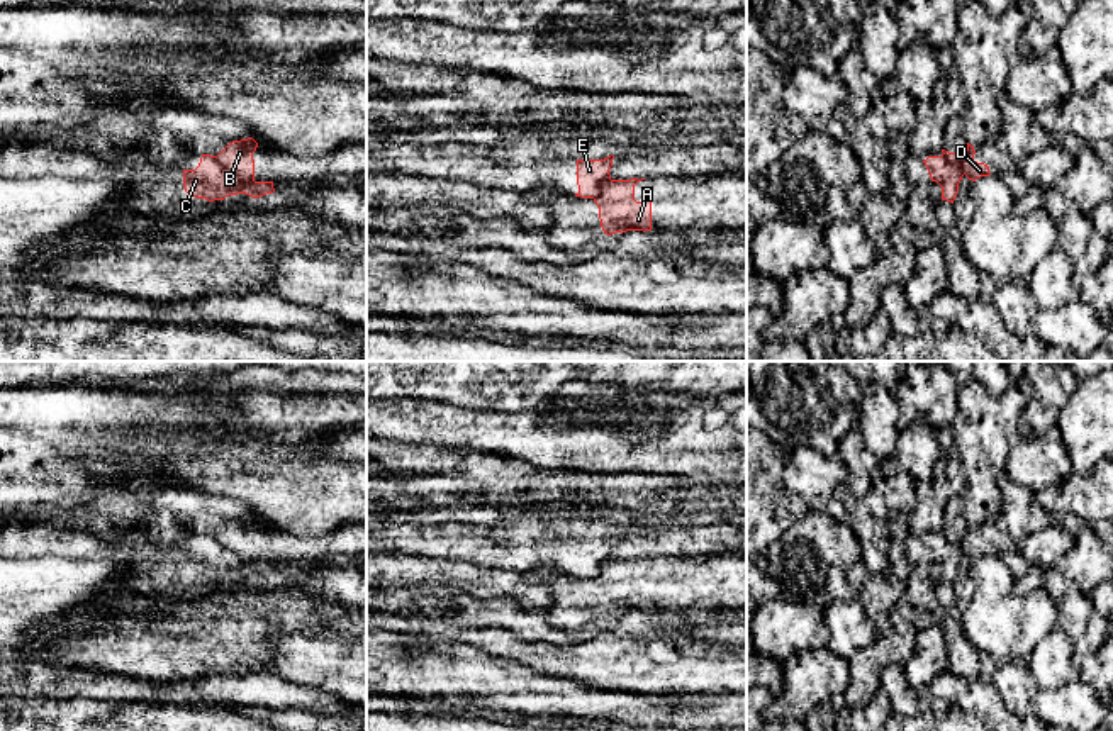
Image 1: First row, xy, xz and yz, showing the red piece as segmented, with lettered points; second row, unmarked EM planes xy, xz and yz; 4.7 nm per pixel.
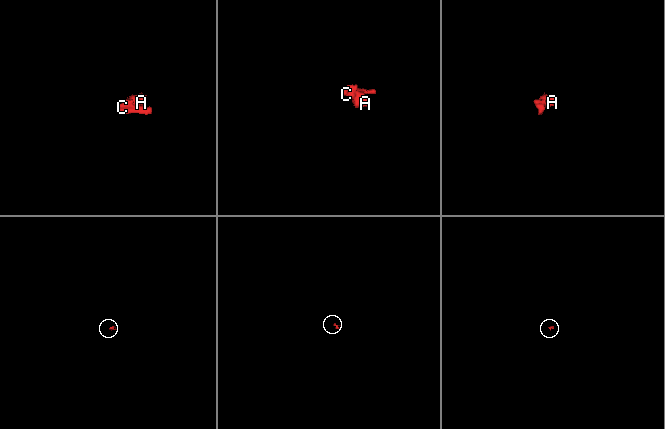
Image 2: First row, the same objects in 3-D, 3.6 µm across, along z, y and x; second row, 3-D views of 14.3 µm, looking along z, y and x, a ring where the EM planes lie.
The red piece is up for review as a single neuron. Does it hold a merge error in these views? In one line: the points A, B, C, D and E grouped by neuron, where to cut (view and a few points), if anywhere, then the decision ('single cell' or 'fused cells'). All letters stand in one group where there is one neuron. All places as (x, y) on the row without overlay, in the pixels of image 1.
A B D / C E | xy (212, 536), (238, 557), (253, 562) | fused cells

